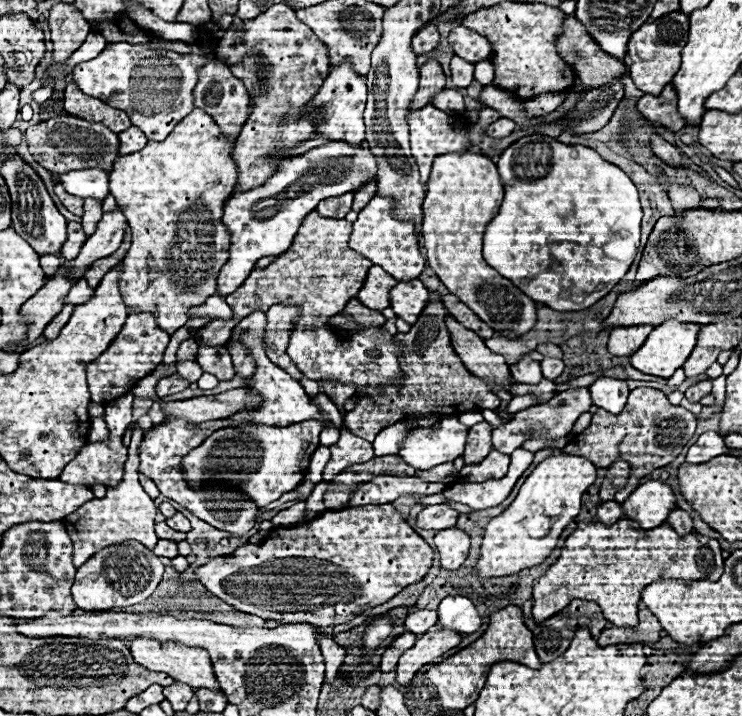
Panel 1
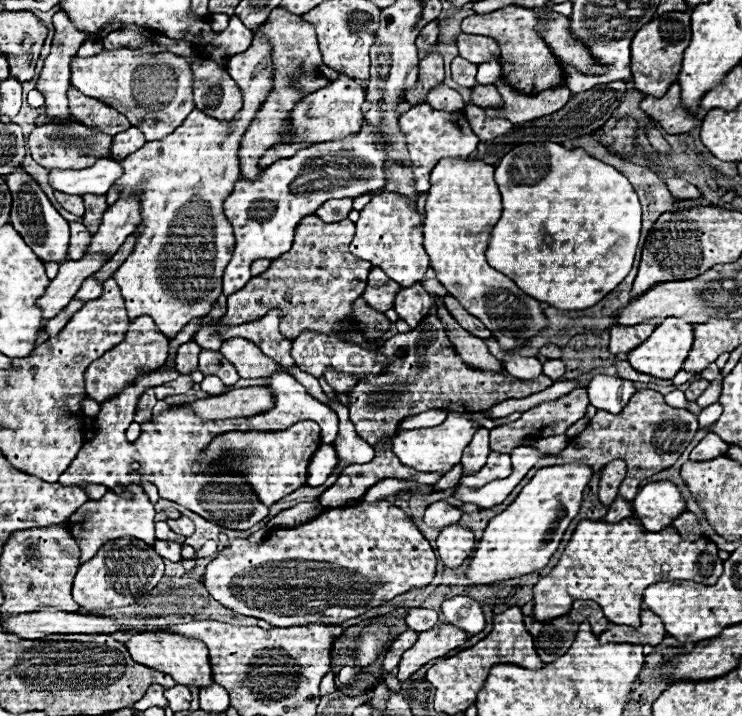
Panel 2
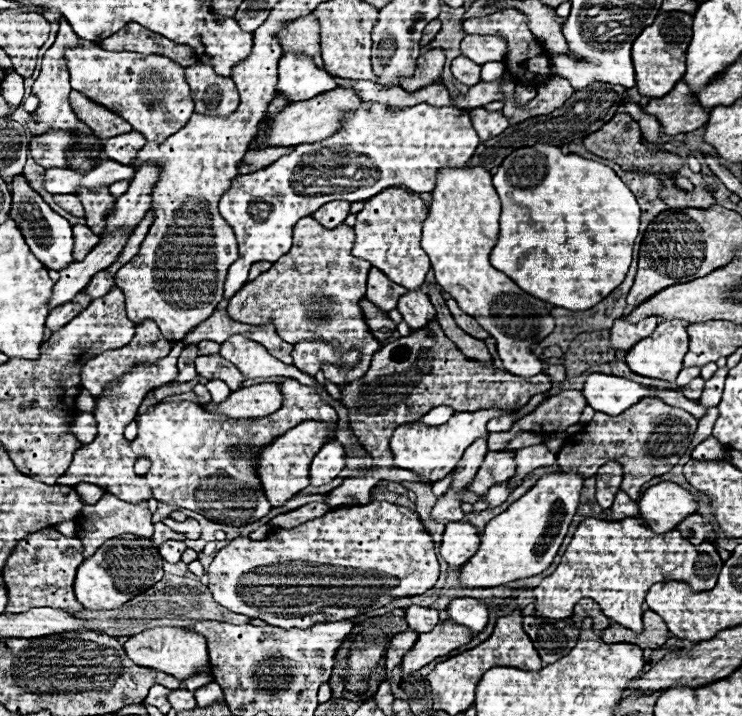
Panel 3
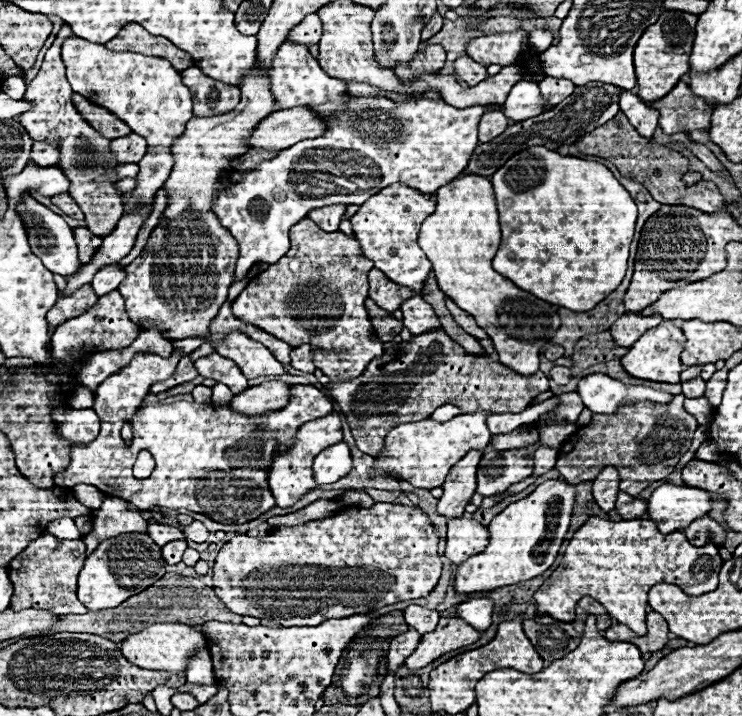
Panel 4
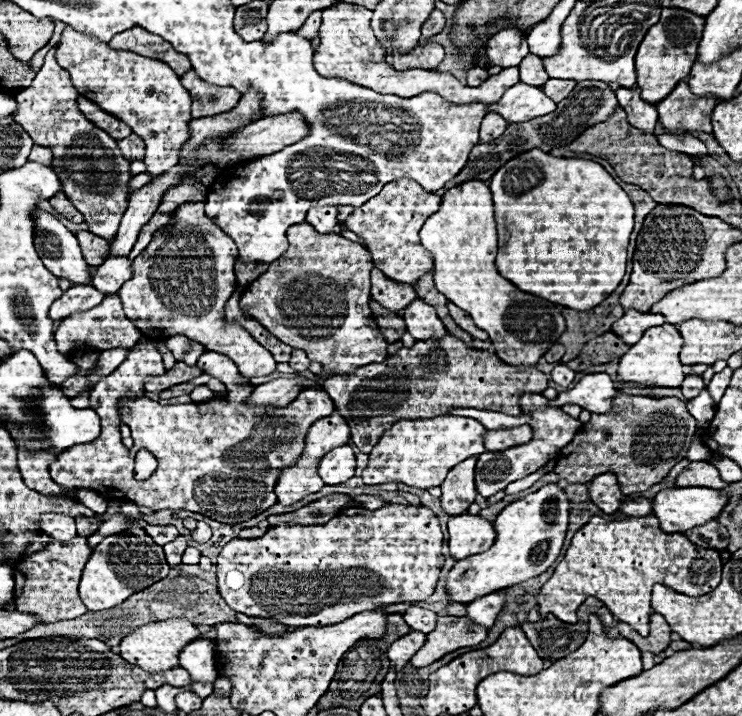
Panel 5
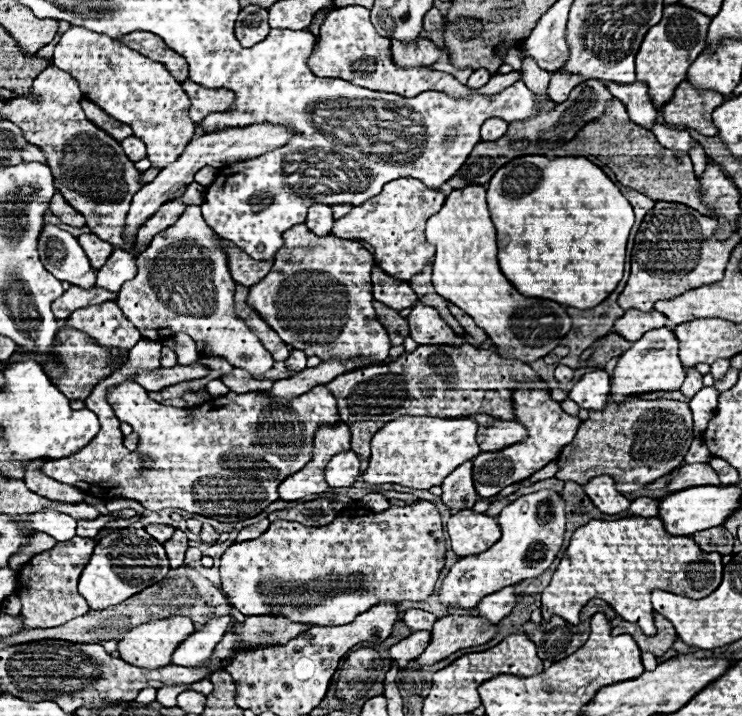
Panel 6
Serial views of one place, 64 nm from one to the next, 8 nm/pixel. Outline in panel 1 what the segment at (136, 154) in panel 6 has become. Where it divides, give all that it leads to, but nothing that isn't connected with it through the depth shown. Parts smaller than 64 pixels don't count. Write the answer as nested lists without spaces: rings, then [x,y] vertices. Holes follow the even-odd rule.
[[[130,126],[128,130],[120,132],[118,138],[120,138],[120,150],[118,150],[120,156],[132,154],[132,152],[136,152],[136,150],[142,150],[142,148],[146,146],[146,142],[148,142],[148,140],[144,138],[144,134],[142,134],[136,126]]]

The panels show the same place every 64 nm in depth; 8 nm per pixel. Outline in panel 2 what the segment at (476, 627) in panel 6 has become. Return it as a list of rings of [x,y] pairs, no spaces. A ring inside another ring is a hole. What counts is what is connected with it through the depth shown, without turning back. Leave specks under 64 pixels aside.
[[[438,624],[432,630],[426,630],[418,636],[416,644],[404,652],[398,664],[398,680],[408,680],[418,668],[428,664],[432,658],[444,656],[446,652],[462,646],[468,640],[468,634],[450,624]]]

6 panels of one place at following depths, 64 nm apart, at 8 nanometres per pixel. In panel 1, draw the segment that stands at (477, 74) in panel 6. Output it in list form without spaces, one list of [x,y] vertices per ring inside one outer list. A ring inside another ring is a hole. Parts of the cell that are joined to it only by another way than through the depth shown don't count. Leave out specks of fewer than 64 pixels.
[[[452,58],[452,64],[450,64],[450,70],[452,70],[452,82],[456,84],[456,88],[468,88],[474,80],[474,64],[470,62],[464,62],[462,58]]]

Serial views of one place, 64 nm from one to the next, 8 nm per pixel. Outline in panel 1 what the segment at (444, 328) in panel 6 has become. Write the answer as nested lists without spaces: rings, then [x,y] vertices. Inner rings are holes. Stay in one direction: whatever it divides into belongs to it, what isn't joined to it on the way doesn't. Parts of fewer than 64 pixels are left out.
[[[420,280],[416,282],[398,282],[392,288],[390,306],[398,318],[406,320],[410,326],[418,320],[422,310],[428,304],[428,290]]]

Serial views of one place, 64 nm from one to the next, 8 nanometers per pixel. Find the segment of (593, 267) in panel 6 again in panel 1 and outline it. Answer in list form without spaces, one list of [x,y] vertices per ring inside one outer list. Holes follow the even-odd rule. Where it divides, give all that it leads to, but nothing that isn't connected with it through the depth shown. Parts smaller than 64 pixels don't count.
[[[522,138],[522,140],[514,142],[508,150],[504,150],[504,154],[498,160],[498,174],[504,184],[504,202],[500,206],[498,216],[488,224],[486,234],[484,234],[484,258],[494,270],[498,270],[504,278],[512,280],[532,300],[536,300],[552,310],[558,310],[558,312],[576,312],[576,310],[590,308],[624,278],[624,274],[628,272],[628,268],[632,266],[632,262],[636,258],[636,250],[640,244],[642,208],[638,202],[636,186],[620,168],[602,160],[594,150],[590,150],[586,146],[566,146],[566,144],[554,142],[554,140],[552,142],[532,142],[530,138]]]

